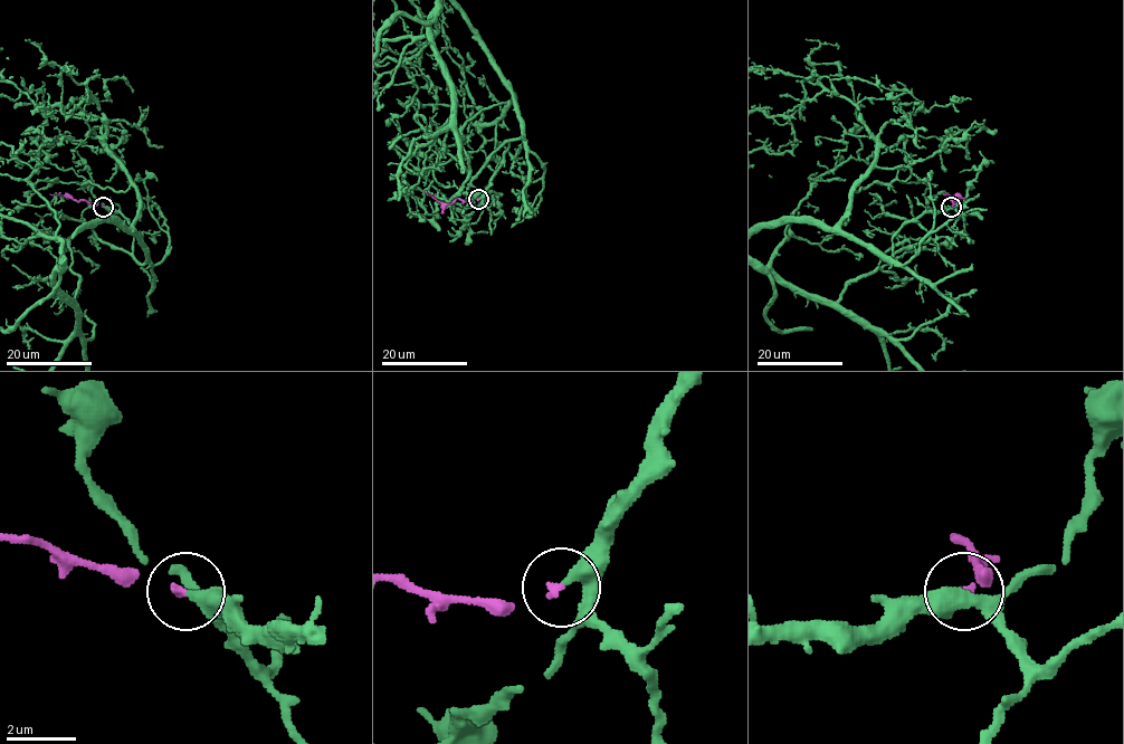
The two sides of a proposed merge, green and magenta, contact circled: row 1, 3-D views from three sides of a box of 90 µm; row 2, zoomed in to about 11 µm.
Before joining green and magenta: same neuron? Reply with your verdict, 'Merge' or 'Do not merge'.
Merge

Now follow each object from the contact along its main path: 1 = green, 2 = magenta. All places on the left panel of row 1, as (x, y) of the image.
1: (104, 206), (132, 228), (142, 264), (124, 226), (89, 222)
2: (104, 206), (50, 194)

